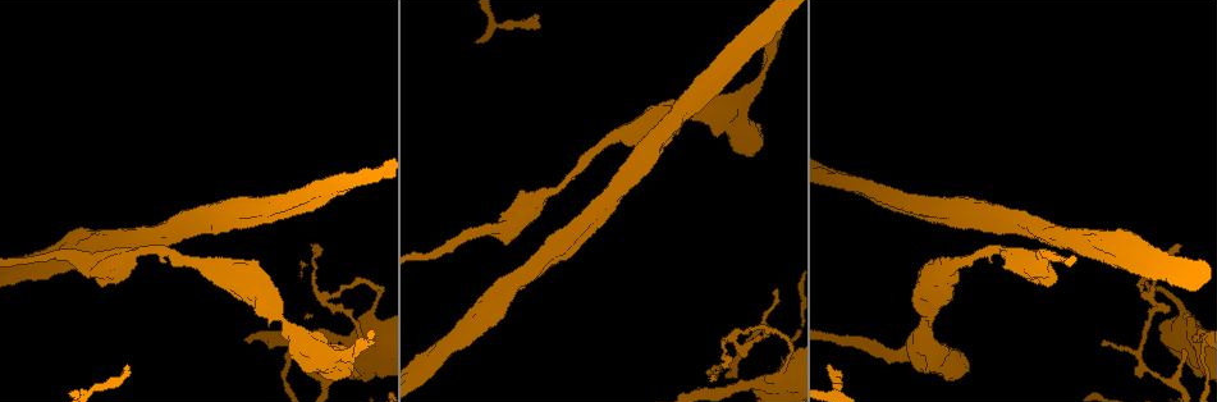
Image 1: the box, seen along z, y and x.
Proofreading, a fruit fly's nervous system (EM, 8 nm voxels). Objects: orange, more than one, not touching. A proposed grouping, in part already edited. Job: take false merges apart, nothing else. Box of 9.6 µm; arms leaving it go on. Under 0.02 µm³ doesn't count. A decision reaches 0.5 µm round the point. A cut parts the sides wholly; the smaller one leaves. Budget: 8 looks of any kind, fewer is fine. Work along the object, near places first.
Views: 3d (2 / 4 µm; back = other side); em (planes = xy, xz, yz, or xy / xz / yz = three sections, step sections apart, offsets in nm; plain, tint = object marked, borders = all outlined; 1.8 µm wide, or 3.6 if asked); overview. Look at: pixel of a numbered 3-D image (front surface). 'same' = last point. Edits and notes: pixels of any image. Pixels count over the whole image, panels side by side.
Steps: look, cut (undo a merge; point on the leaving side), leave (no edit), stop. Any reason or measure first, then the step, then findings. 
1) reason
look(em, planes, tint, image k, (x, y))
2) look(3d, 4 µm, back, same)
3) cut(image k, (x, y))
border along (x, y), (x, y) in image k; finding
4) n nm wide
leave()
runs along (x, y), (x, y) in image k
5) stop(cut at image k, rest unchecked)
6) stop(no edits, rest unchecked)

calibre changes
look(em, planes, borders, image 1, (923, 306))

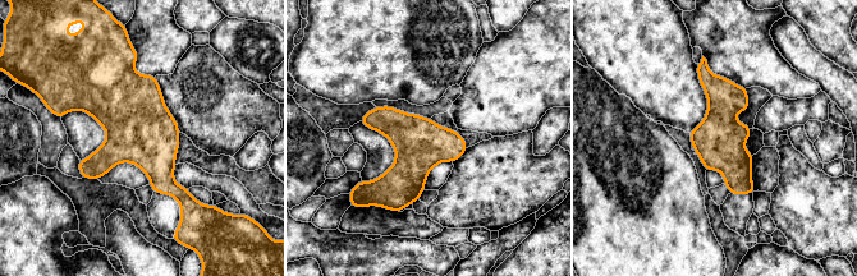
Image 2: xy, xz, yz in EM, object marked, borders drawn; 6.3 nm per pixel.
leave()
runs along (701, 67), (750, 191) in image 2; continuous, no second neuron

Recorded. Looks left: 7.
sudden change in width
look(em, 3.6 µm, xy, step 16, plain, image 1, (318, 359))

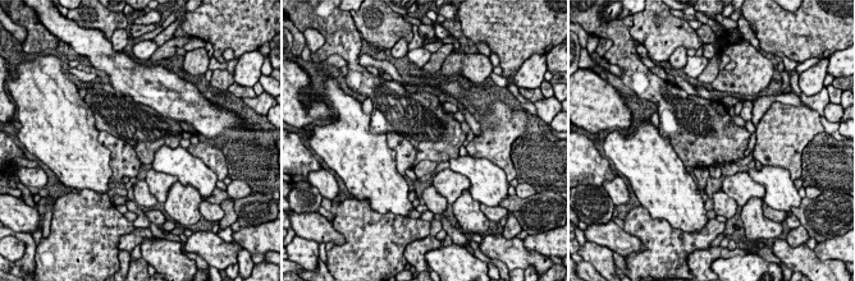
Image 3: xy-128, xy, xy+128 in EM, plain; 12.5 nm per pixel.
what lies round it
look(em, 3.6 µm, xy, step 16, borders, same)

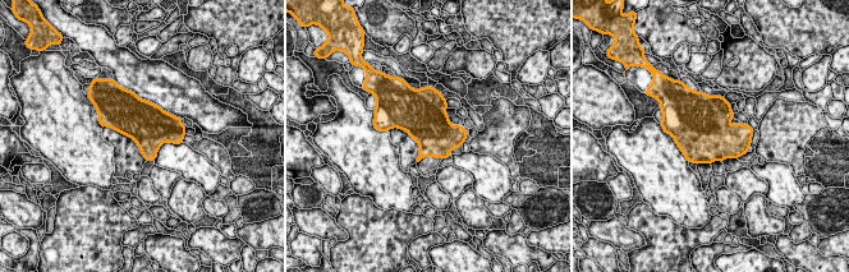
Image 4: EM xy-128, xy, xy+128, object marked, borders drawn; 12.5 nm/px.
leave()
all the same neuron

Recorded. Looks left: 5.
abrupt turn
look(3d, 2 µm, image 1, (1175, 302))

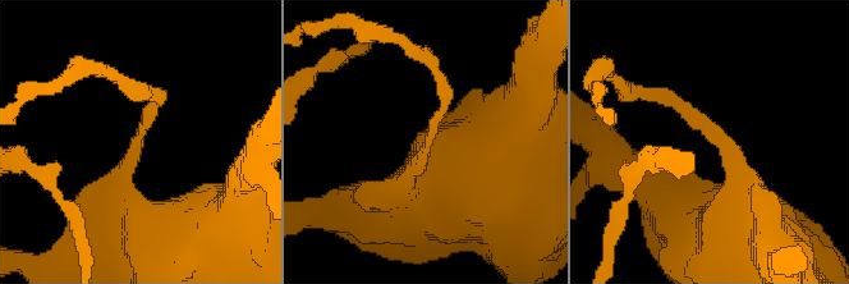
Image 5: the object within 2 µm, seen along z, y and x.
now the EM
look(em, planes, plain, image 5, (426, 139))

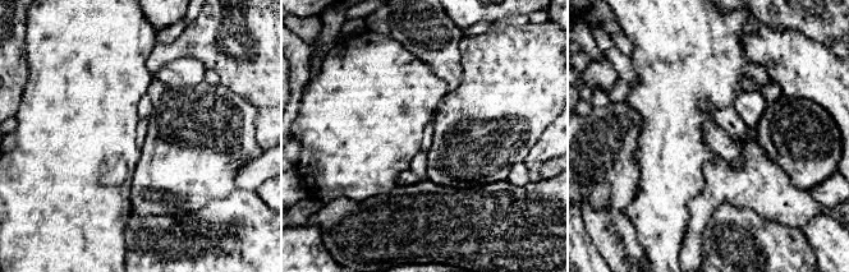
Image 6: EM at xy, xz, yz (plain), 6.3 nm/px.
look(em, planes, tint, same)

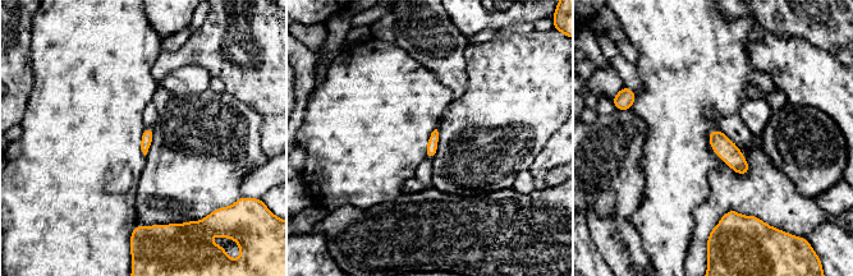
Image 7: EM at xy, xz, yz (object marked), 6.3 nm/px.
leave()
continuous, no second neuron

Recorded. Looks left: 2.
two arms at a narrow angle
look(em, 3.6 µm, planes, tint, image 1, (738, 42))

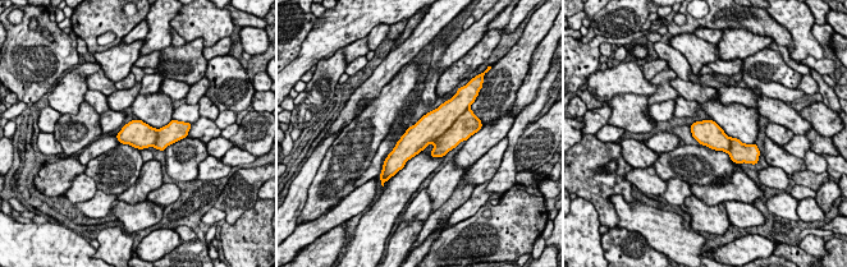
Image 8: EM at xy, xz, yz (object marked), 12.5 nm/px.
leave()
all the same neuron

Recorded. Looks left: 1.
stop(no edits, rest unchecked)

